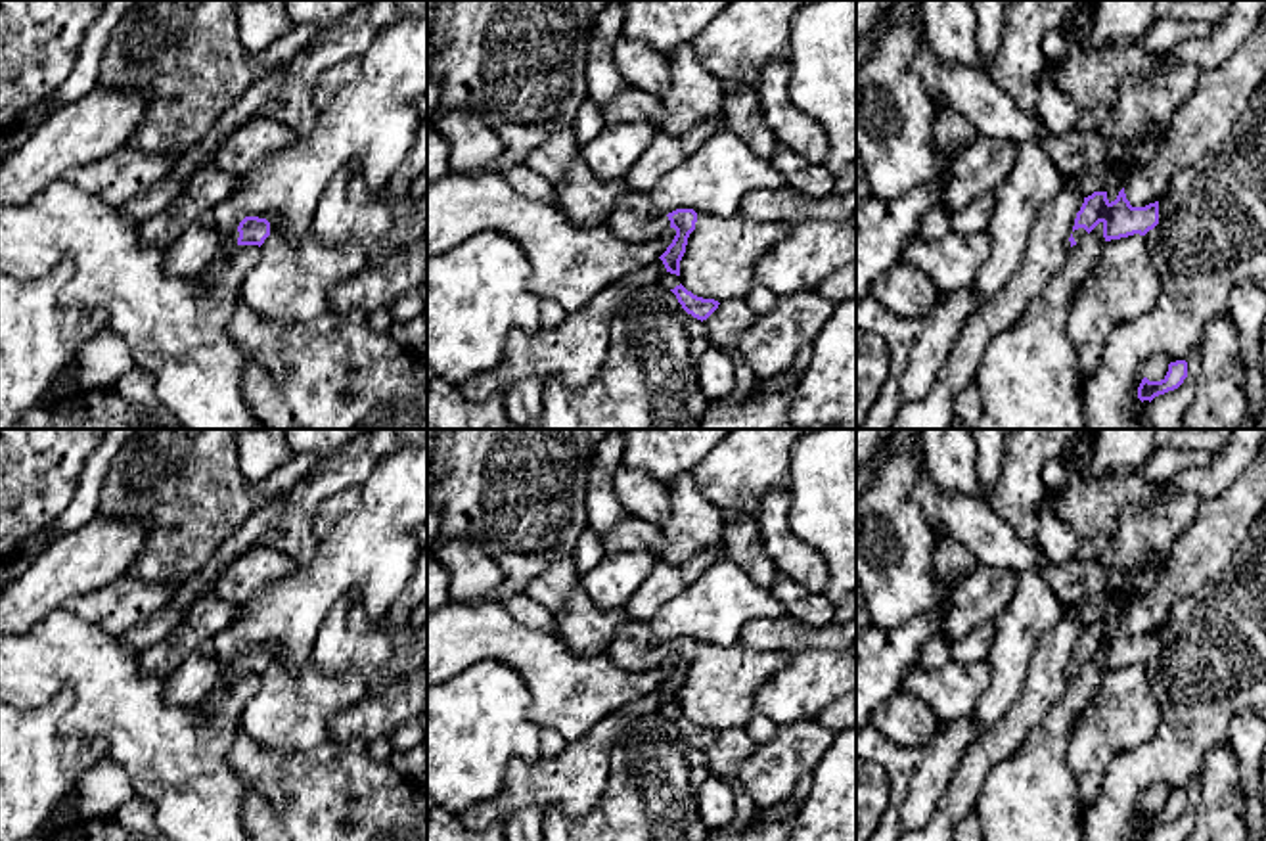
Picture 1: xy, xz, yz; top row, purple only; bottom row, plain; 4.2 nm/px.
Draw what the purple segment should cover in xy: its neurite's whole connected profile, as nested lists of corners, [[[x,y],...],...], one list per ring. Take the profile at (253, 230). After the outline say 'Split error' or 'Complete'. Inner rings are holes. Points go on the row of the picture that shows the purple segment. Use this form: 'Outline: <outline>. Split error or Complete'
Outline: [[[213,211],[201,213],[188,230],[167,247],[165,268],[170,276],[199,278],[218,257],[237,245],[262,245],[270,236],[270,222],[245,216],[237,232],[224,236]]]. Split error

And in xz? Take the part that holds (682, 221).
Outline: [[[626,188],[609,213],[607,228],[626,243],[647,243],[667,228],[674,228],[676,236],[659,259],[667,272],[680,276],[680,261],[695,222],[697,213],[693,209],[676,209],[667,216],[653,216],[649,193]]]. Split error

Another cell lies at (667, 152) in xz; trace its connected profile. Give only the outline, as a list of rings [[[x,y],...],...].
[[[705,119],[691,130],[672,136],[663,130],[655,134],[651,146],[630,167],[626,184],[632,190],[649,190],[672,169],[695,155],[705,142],[724,126],[722,119]]]

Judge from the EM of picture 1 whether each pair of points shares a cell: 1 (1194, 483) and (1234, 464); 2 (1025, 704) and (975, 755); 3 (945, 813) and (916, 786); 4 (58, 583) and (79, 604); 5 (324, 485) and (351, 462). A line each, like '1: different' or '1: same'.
1: same
2: same
3: different
4: different
5: same

